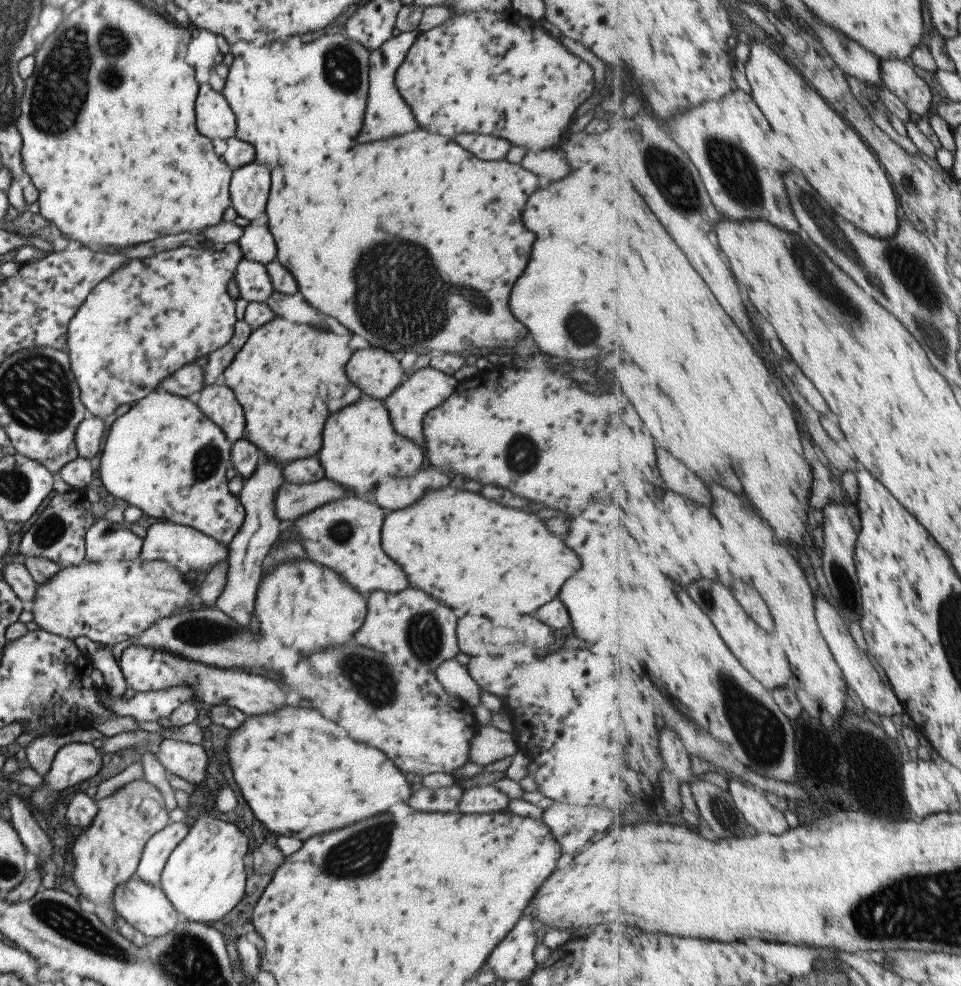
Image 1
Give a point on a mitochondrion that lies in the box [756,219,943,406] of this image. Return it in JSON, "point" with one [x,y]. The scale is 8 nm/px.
{"point":[809,262]}

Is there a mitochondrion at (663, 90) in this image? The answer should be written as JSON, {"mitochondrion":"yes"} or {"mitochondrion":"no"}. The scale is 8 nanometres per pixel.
{"mitochondrion":"yes"}

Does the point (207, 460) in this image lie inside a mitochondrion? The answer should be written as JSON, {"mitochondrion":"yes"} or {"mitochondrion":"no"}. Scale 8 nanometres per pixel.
{"mitochondrion":"yes"}

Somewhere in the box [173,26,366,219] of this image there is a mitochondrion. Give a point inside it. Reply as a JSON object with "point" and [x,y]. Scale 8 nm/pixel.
{"point":[340,68]}

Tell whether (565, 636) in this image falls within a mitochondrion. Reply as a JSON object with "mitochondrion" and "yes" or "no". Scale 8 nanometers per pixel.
{"mitochondrion":"no"}

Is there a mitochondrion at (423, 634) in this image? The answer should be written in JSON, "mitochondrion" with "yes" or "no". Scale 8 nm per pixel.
{"mitochondrion":"yes"}

